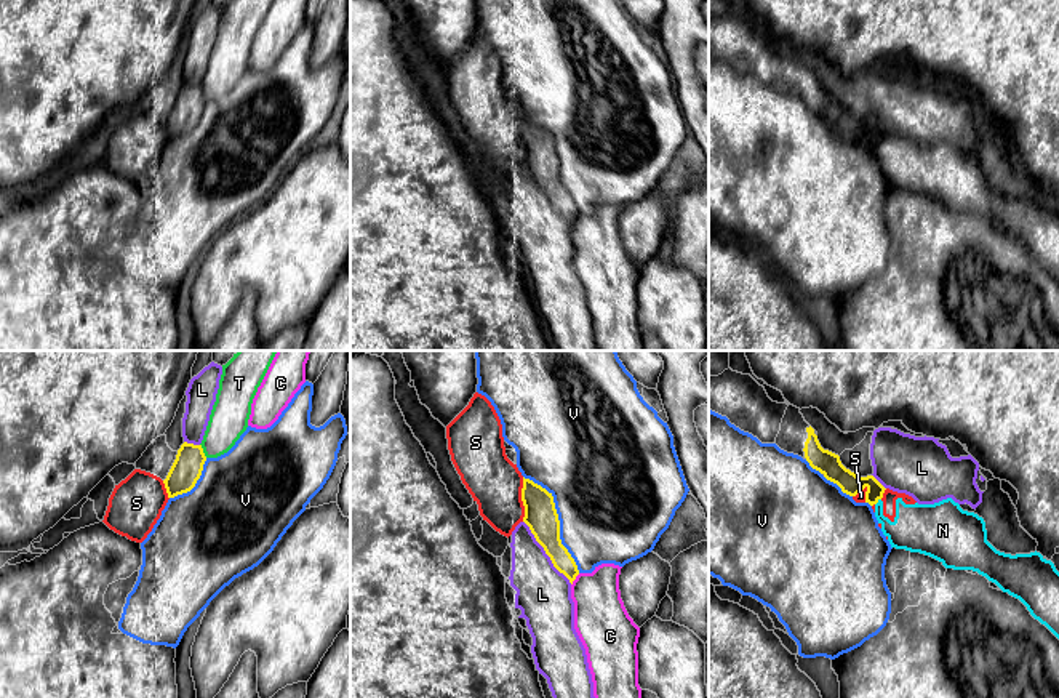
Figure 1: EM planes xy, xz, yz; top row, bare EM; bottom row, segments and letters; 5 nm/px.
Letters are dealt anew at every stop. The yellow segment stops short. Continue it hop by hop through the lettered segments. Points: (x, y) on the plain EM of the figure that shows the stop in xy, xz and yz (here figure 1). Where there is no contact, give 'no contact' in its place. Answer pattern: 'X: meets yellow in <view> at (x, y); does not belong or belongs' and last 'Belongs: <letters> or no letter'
C: meets yellow in xz at (575, 220); does not belong
L: meets yellow in xz at (546, 194); does not belong
N: meets yellow in yz at (877, 143); does not belong
S: meets yellow in xz at (522, 141); does not belong
T: meets yellow in xy at (202, 92); does not belong
V: meets yellow in xz at (559, 162); does not belong
Belongs: no letter

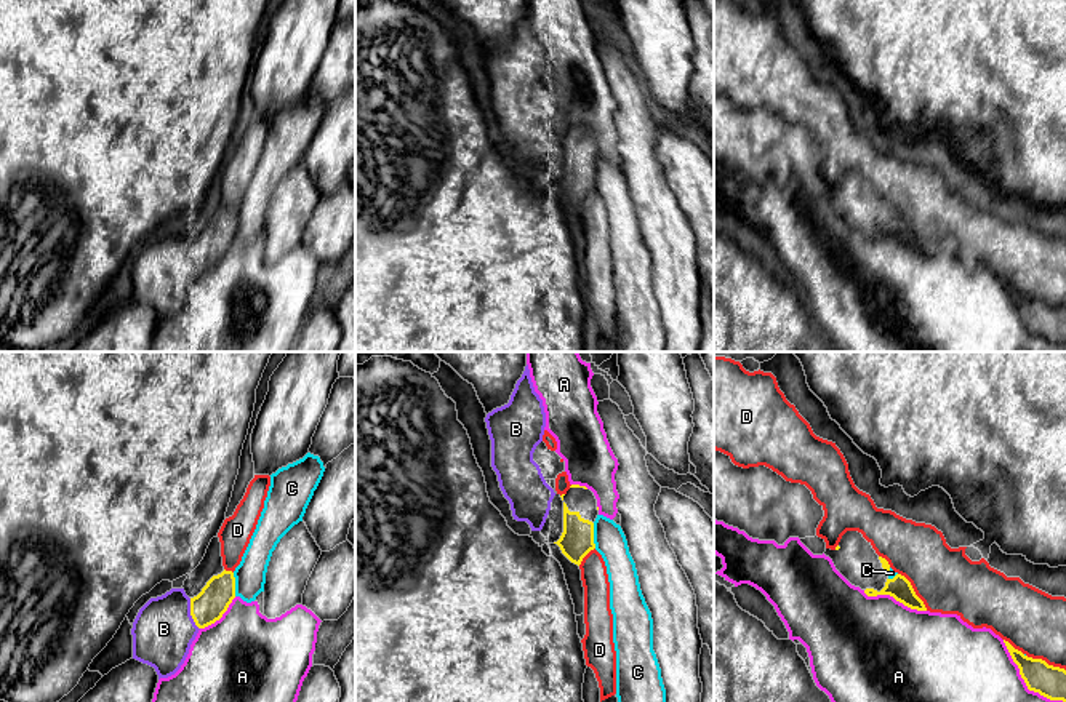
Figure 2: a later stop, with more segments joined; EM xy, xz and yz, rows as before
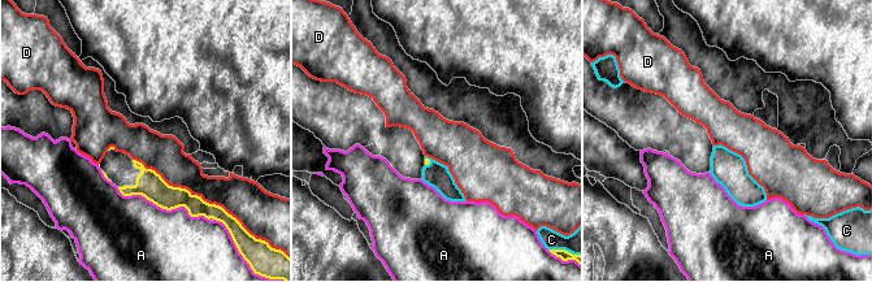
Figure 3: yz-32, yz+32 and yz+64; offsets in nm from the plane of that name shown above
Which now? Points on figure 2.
A: meets yellow in yz at (1025, 323); does not belong
B: meets yellow in xy at (191, 256); does not belong
C: meets yellow in xz at (593, 178); does not belong
D: meets yellow in yz at (913, 232); does not belong
Belongs: no letter

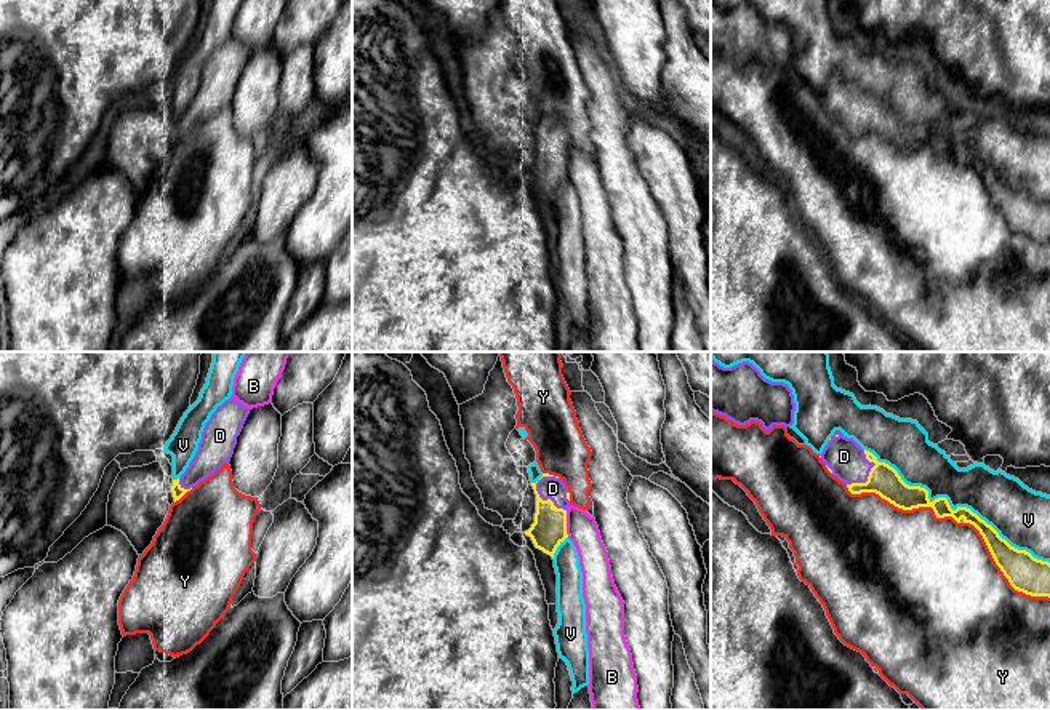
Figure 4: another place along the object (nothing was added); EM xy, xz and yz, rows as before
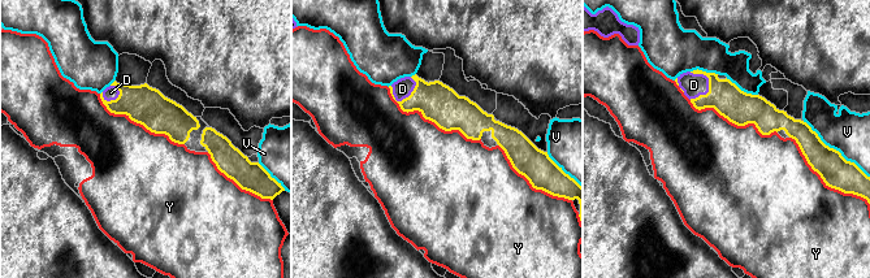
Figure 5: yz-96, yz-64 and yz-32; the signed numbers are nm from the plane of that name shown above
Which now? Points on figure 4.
B: meets yellow in xz at (565, 165); does not belong
D: meets yellow in xz at (541, 141); belongs
V: meets yellow in yz at (951, 151); does not belong
Y: meets yellow in yz at (903, 151); does not belong
Belongs: D

